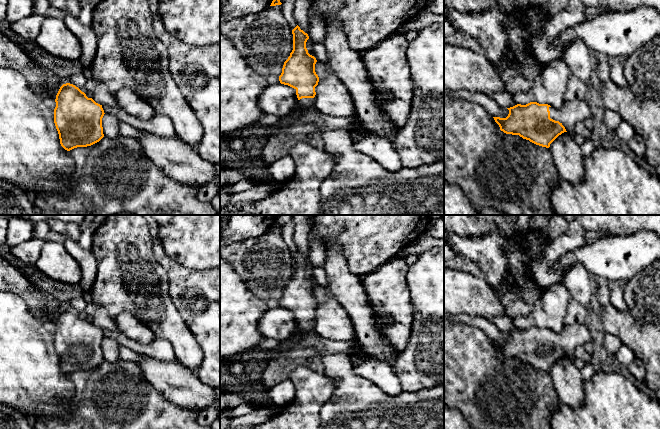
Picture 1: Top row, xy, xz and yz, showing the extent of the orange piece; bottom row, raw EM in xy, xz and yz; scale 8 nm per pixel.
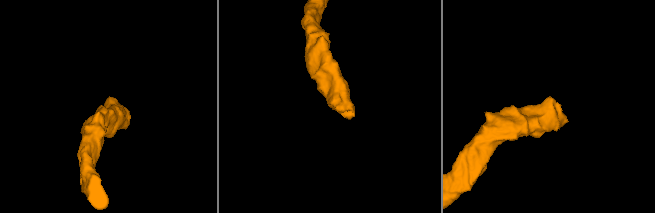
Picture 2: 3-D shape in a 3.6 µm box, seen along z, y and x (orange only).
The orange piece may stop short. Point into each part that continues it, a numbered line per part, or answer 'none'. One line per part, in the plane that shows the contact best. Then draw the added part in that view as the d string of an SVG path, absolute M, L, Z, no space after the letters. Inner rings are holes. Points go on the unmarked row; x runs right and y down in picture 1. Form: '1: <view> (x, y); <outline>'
1: yz (572, 336); M584 324L566 325L561 332L549 331L550 342L559 345L567 356L573 356L578 346L591 342L591 332Z

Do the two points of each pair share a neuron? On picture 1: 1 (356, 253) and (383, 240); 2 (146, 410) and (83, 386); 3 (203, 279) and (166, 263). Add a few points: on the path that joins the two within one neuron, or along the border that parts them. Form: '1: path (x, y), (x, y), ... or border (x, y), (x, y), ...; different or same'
1: path (363, 246), (369, 240), (376, 240); same
2: path (130, 406), (116, 400), (108, 400), (99, 394); same
3: path (194, 279), (183, 279), (175, 271); same

